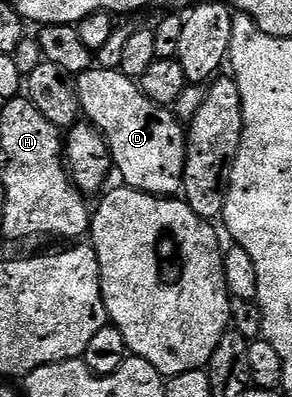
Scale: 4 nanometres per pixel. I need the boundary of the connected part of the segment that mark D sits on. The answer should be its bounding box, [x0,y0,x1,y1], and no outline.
[75,65,188,196]

